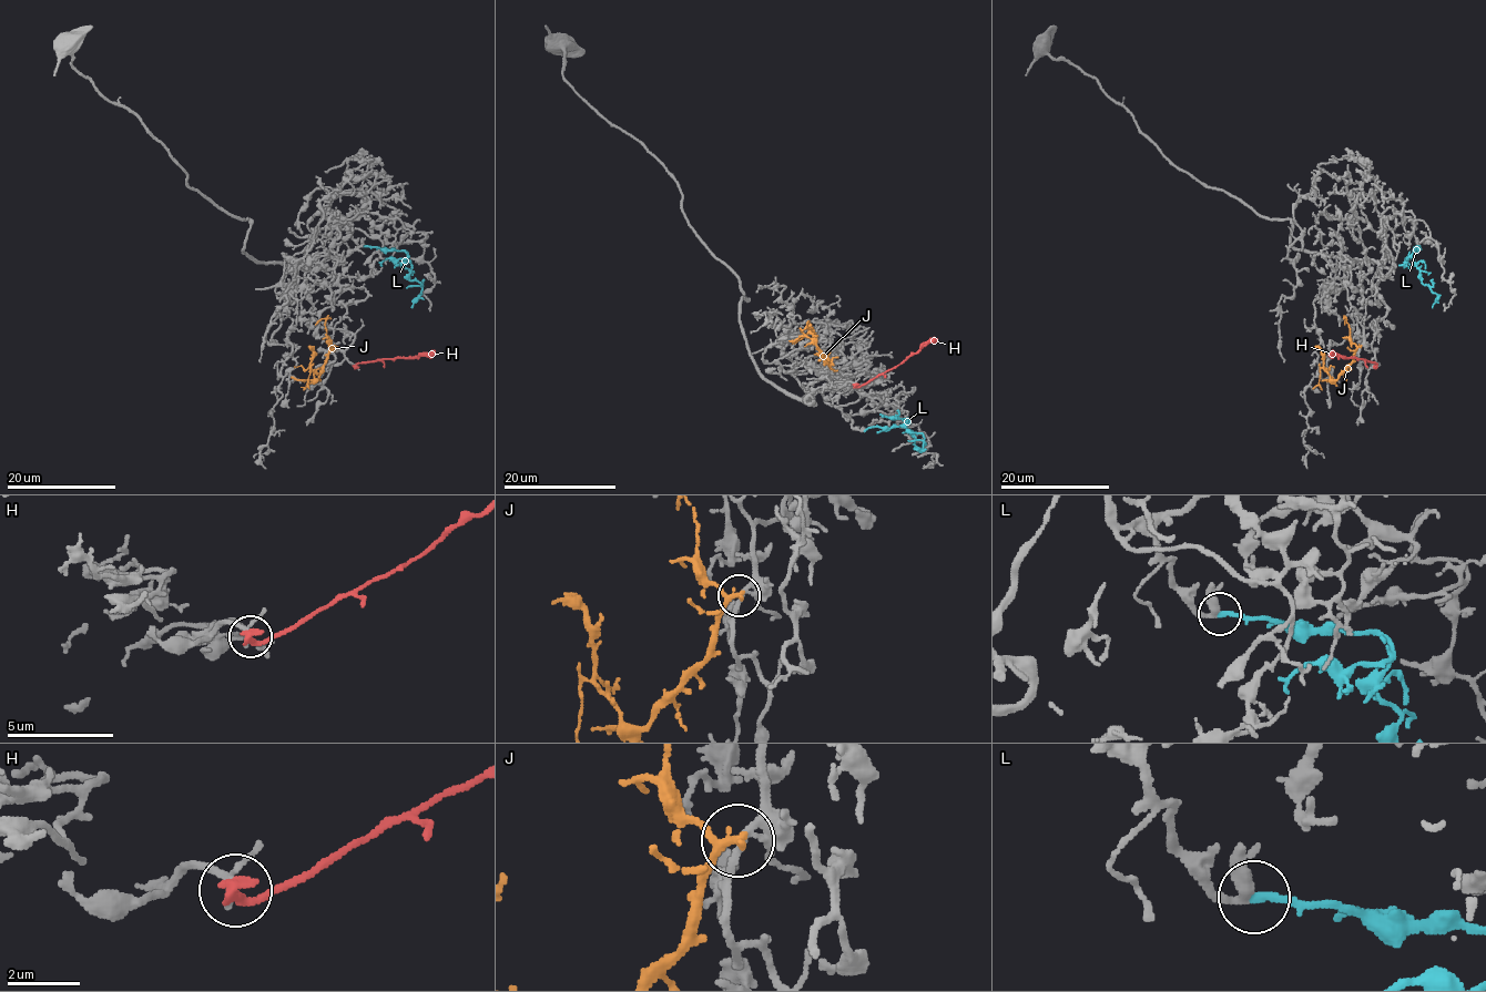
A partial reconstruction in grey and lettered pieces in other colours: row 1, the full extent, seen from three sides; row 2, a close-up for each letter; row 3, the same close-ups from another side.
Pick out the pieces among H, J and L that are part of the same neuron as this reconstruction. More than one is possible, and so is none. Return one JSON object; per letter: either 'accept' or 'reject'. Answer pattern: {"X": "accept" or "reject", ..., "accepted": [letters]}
{"H": "reject", "J": "reject", "L": "accept", "accepted": ["L"]}

